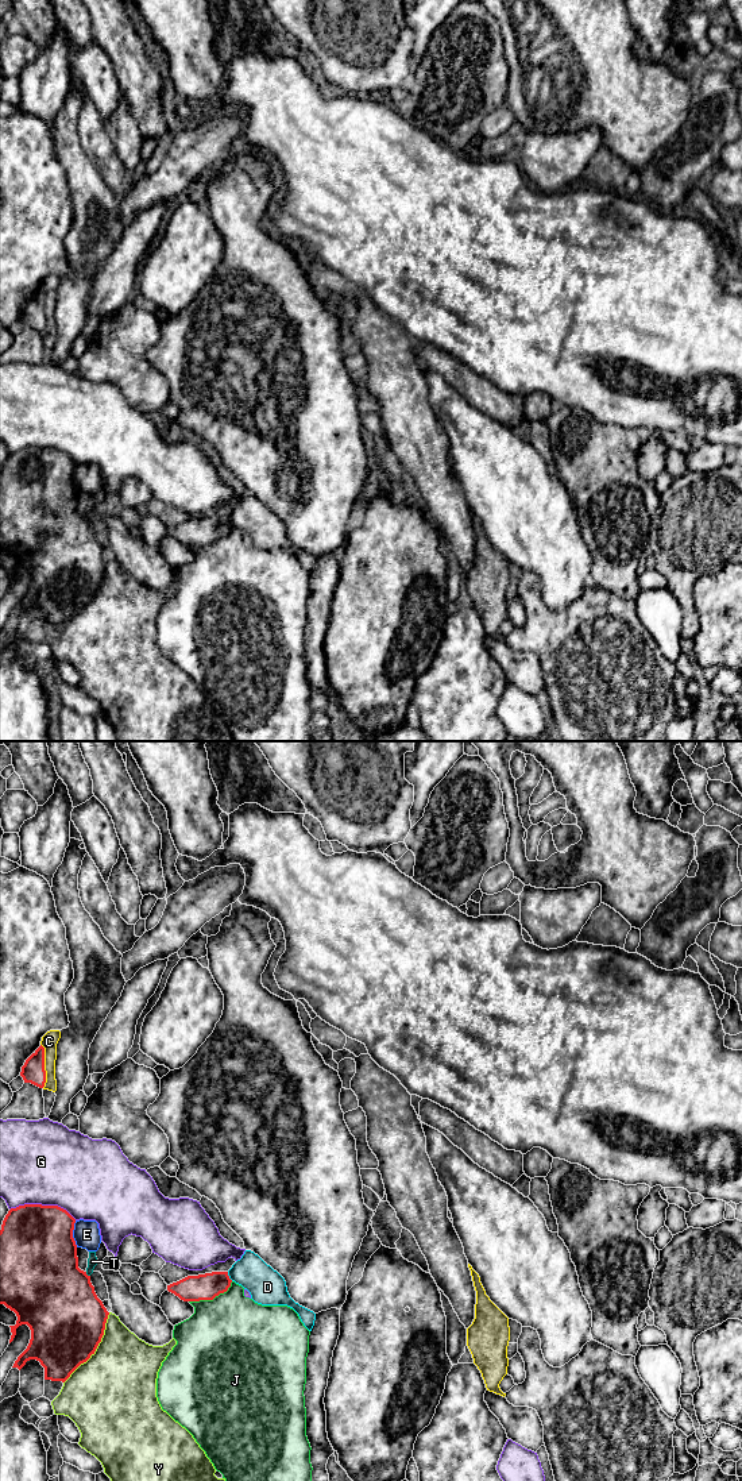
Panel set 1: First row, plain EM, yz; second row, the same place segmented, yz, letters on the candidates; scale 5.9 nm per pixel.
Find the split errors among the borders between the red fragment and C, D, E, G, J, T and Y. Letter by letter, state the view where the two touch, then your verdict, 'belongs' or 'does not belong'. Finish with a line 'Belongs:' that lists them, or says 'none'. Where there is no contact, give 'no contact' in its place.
C: contact in yz; does not belong
D: contact in yz; does not belong
E: contact in yz; does not belong
G: contact in yz; does not belong
J: contact in yz; does not belong
T: contact in yz; does not belong
Y: contact in yz; does not belong
Belongs: none

